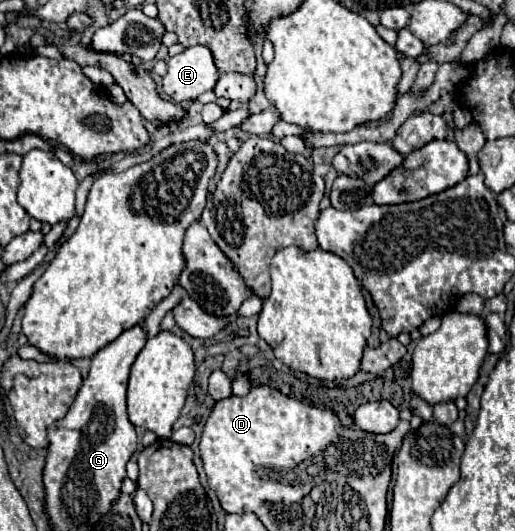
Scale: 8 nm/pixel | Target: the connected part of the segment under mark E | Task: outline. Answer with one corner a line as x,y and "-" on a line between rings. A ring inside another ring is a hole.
187,47
183,53
167,61
167,75
161,79
163,91
171,101
195,101
205,91
211,91
219,79
217,67
207,47

